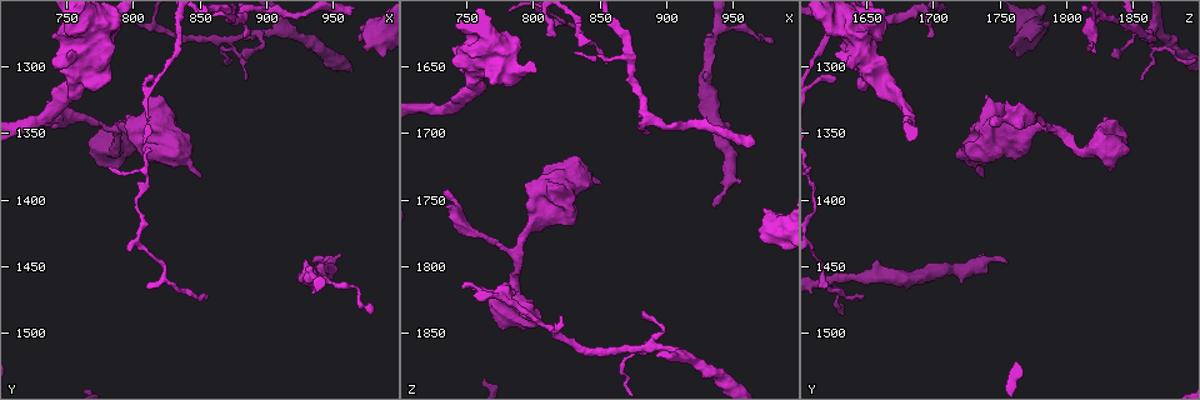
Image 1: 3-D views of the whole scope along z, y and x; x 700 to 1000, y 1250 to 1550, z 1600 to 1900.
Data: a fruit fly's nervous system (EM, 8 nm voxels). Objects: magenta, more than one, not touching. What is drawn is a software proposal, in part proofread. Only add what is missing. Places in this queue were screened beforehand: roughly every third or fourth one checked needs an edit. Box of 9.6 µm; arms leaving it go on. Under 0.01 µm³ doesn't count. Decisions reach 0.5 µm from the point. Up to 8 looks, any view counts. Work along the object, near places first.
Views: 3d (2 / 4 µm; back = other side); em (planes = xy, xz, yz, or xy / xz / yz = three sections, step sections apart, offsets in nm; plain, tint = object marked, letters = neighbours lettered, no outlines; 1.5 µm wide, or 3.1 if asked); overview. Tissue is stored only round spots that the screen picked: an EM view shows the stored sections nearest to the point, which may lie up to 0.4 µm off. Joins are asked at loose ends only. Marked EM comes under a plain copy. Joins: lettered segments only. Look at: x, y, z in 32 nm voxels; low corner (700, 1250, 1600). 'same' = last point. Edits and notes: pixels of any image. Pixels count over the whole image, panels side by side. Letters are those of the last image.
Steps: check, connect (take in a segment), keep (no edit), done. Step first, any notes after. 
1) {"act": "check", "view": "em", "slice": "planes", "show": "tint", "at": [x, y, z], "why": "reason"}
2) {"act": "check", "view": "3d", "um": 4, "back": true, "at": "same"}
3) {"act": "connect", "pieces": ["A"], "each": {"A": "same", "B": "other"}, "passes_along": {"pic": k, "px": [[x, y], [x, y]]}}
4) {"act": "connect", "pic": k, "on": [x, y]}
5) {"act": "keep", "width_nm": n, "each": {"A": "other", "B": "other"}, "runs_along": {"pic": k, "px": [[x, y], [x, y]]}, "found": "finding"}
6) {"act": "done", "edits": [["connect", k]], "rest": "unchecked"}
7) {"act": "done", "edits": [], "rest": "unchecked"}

{"act": "check", "view": "em", "slice": "planes", "show": "letters", "at": [816, 1310, 1628], "why": "thin end"}

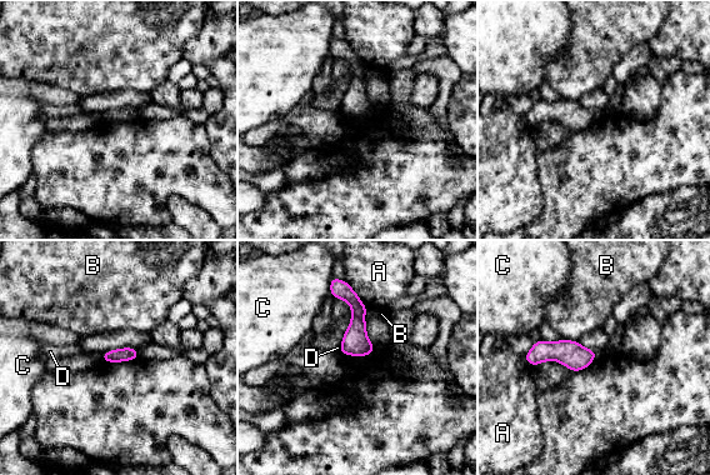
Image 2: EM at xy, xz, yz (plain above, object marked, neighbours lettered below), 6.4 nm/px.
{"act": "keep", "each": {"A": "other", "B": "other", "C": "other", "D": "other"}, "border": {"pic": 2, "px": [[561, 338], [578, 341]]}, "found": "no lettered segment goes on from it"}

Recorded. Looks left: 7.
{"act": "check", "view": "em", "slice": "xz", "step": 8, "show": "tint", "at": [754, 1286, 1816], "why": "an open end"}

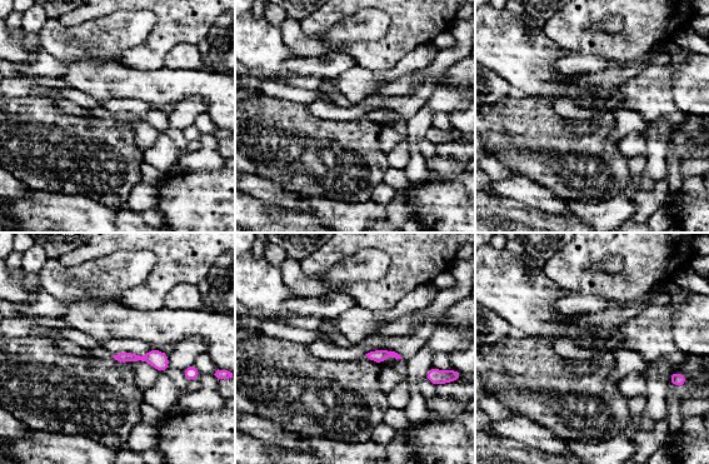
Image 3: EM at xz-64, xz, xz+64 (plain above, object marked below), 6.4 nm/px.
{"act": "check", "view": "em", "slice": "planes", "show": "letters", "at": "same"}

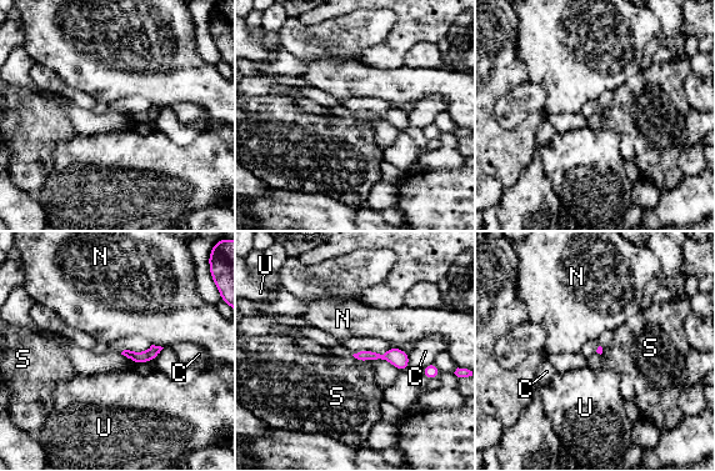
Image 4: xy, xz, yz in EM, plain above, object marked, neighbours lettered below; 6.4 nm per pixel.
{"act": "keep", "each": {"C": "other", "N": "other", "S": "other", "U": "other"}, "border": {"pic": 4, "px": [[353, 355], [364, 361]]}, "found": "none of them fits"}

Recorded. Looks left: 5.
{"act": "check", "view": "em", "slice": "xy", "step": 4, "show": "letters", "at": [884, 1310, 1858], "why": "thin end"}

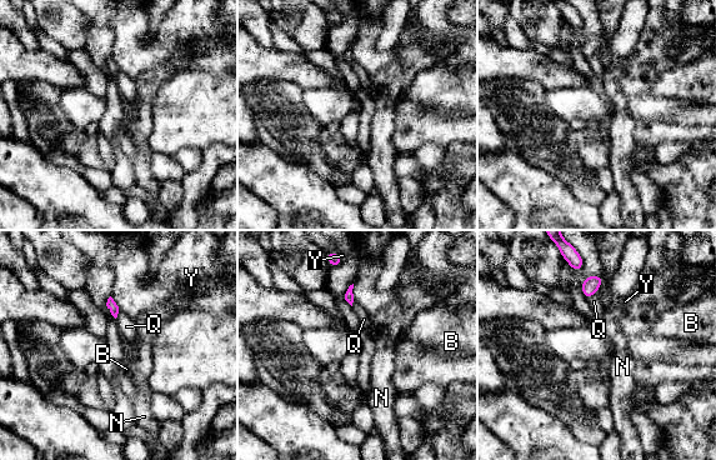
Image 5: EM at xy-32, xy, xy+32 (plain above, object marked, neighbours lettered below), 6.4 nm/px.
{"act": "check", "view": "em", "slice": "planes", "show": "letters", "at": "same"}

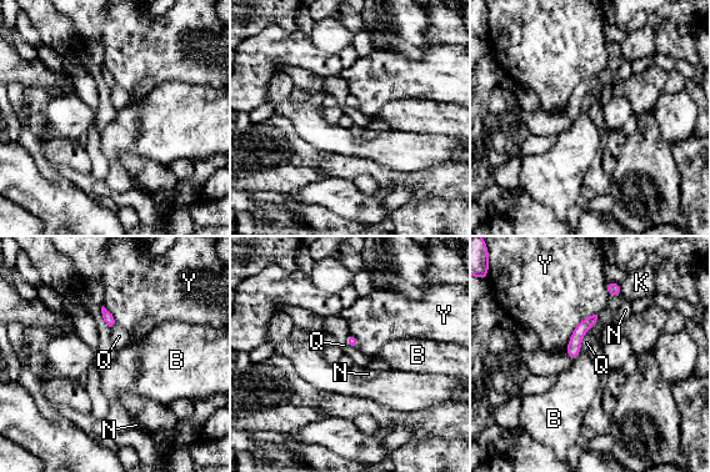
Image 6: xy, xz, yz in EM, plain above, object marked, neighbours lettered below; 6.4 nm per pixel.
{"act": "keep", "width_nm": 70, "each": {"B": "other", "K": "other", "N": "other", "Q": "other", "Y": "other"}, "runs_along": {"pic": 6, "px": [[593, 319], [578, 334], [573, 355]]}, "found": "none of them fits"}

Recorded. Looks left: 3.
{"act": "done", "edits": [], "rest": "unchecked"}

